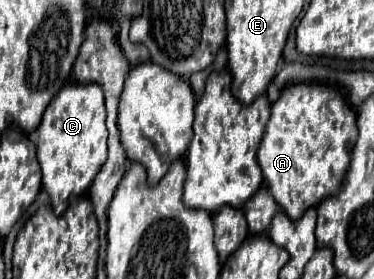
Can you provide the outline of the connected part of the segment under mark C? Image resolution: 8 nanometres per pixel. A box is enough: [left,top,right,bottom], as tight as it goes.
[38,83,108,215]

